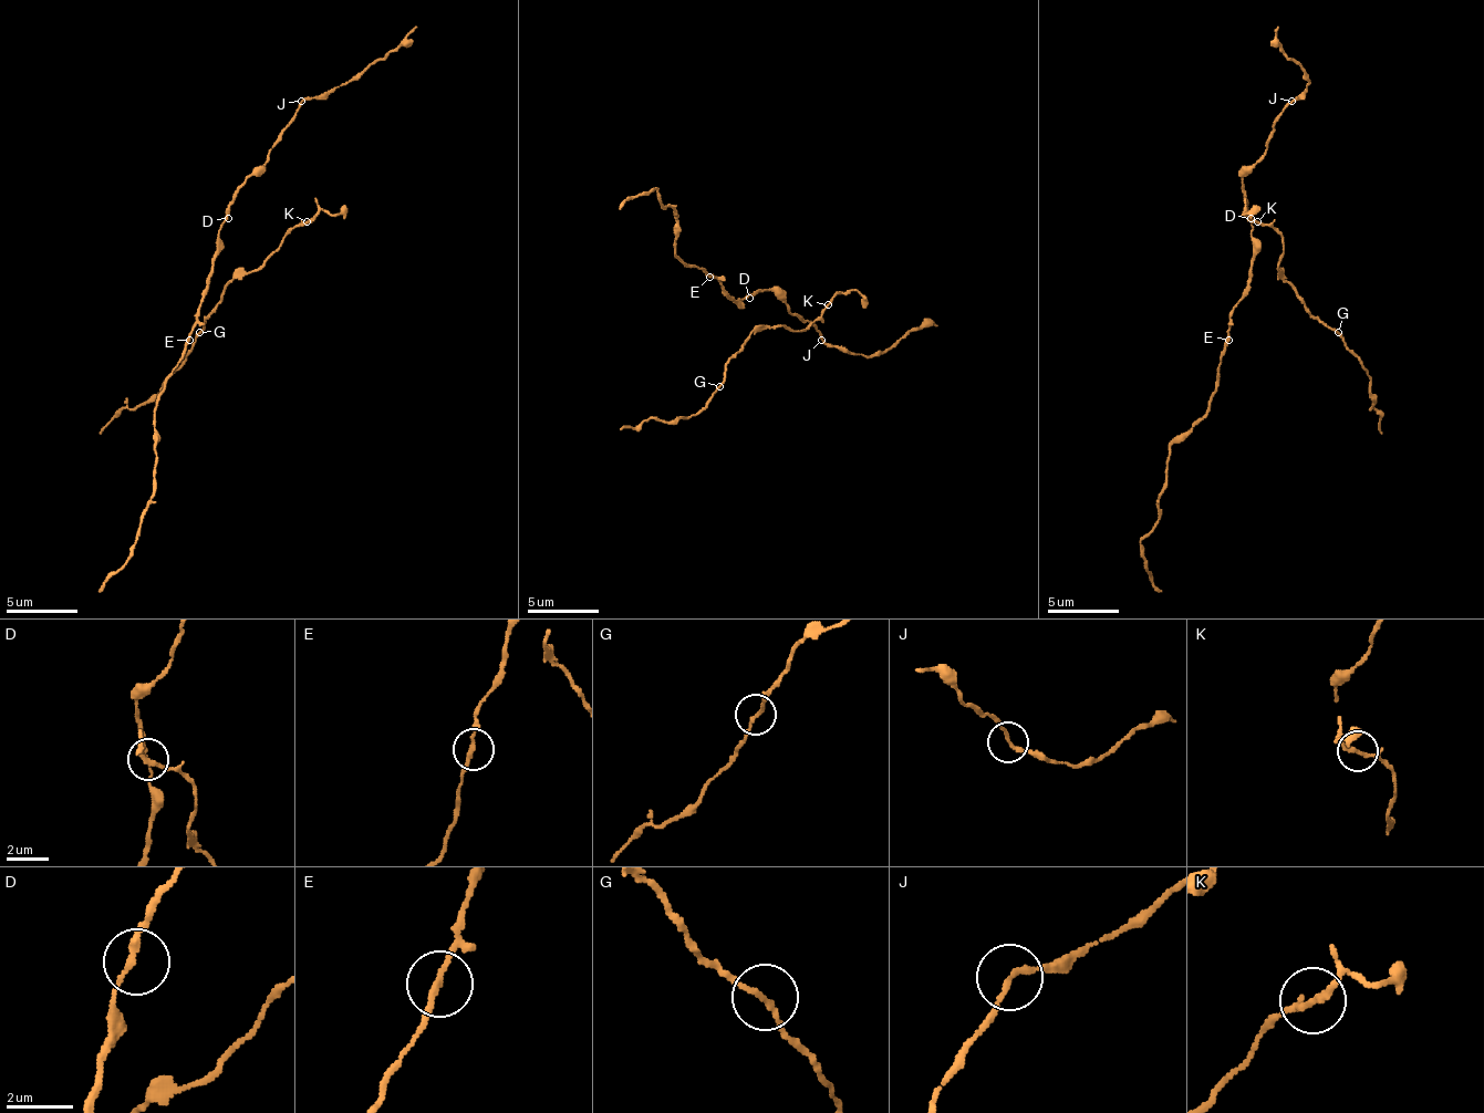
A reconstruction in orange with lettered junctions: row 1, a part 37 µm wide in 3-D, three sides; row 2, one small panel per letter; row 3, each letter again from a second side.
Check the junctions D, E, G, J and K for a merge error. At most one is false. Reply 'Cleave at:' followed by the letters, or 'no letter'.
Cleave at: no letter

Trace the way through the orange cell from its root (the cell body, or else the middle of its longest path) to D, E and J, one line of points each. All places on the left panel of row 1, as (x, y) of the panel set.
D: (207, 279), (210, 276), (210, 258), (218, 247), (218, 229), (228, 218)
E: (207, 279), (207, 293), (196, 311), (189, 340)
J: (207, 279), (218, 247), (218, 229), (232, 194), (268, 157), (300, 101)

